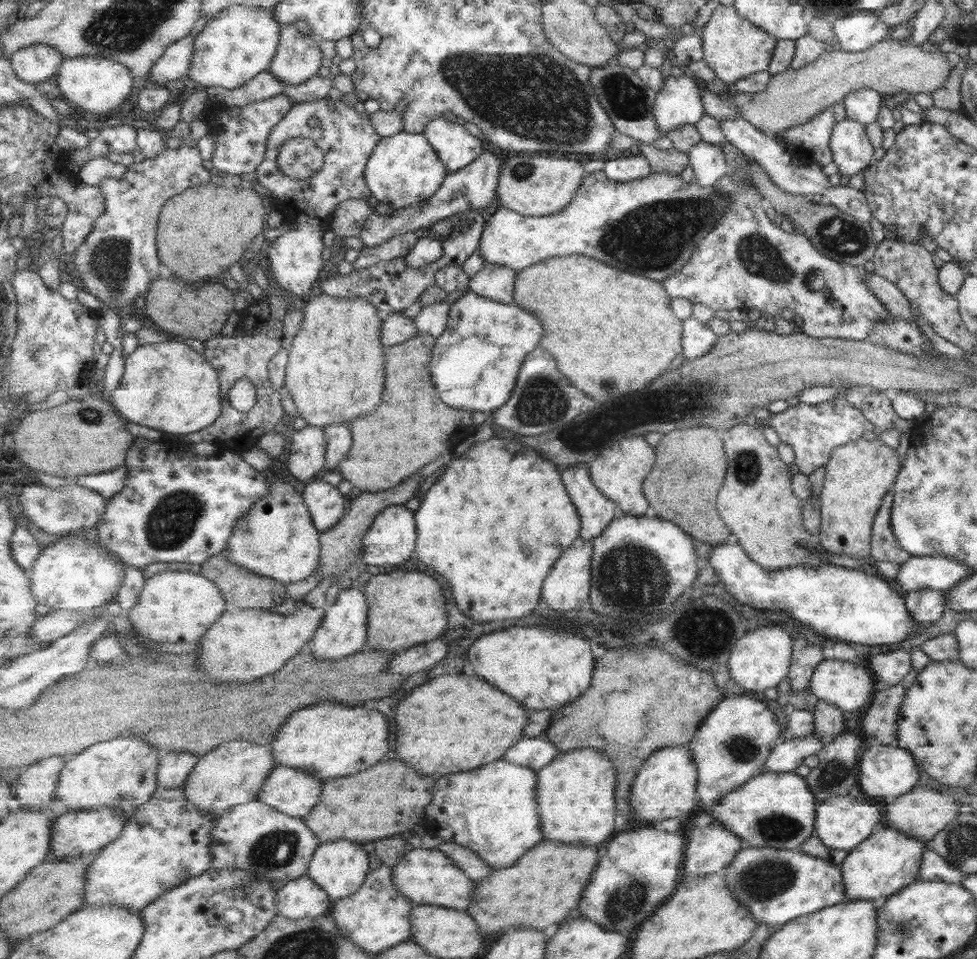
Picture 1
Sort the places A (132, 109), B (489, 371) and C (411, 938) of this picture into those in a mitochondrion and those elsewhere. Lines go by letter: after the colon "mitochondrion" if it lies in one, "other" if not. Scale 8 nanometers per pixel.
A: other
B: other
C: other

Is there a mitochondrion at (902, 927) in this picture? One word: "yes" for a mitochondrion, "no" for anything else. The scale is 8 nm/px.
yes

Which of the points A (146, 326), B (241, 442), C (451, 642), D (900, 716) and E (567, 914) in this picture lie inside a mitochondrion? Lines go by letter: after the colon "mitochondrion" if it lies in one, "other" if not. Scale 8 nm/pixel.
A: other
B: other
C: other
D: other
E: other

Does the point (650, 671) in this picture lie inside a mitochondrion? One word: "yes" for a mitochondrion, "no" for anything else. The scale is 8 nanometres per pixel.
no

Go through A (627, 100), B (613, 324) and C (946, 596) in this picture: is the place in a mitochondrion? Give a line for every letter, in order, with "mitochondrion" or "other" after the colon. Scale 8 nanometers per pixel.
A: mitochondrion
B: other
C: other

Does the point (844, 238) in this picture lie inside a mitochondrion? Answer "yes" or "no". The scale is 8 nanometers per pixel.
yes

